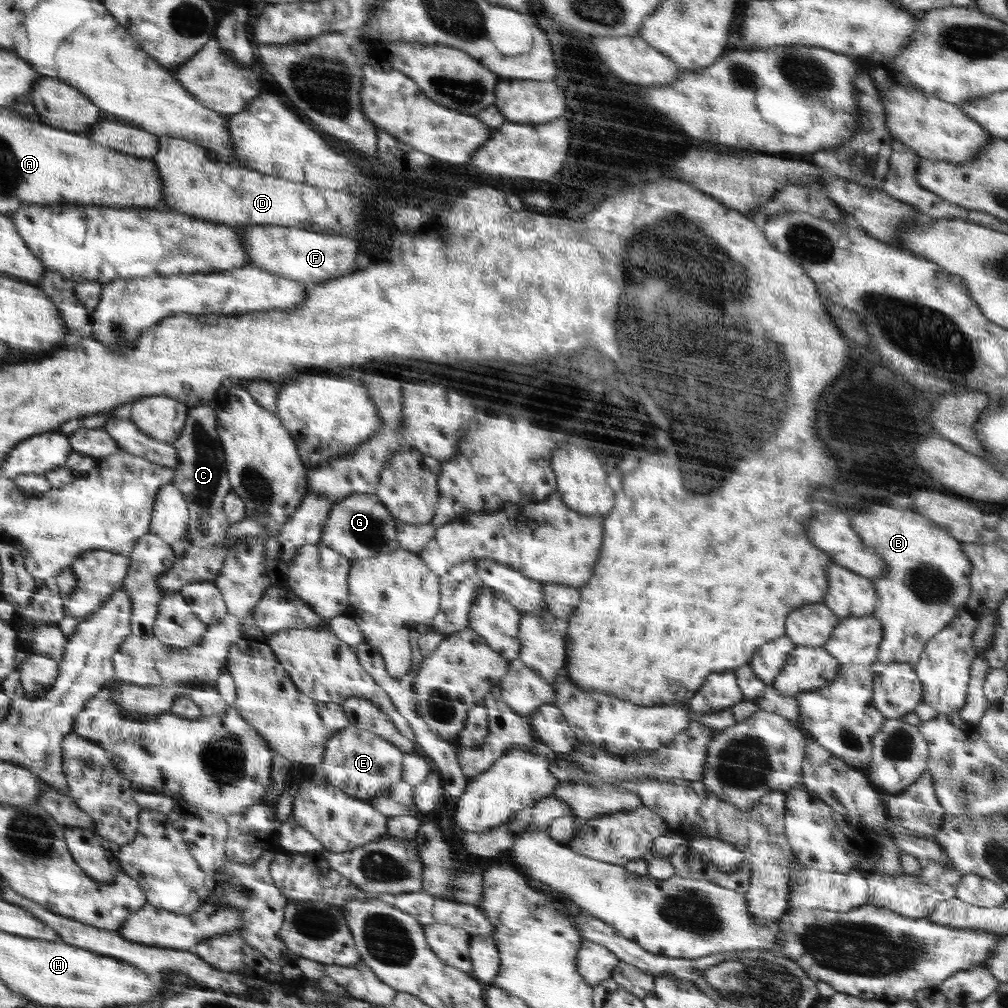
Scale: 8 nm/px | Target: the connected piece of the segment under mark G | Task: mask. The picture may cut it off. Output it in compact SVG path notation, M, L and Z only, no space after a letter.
M351 494L335 503L323 526L322 544L334 549L350 561L400 549L393 515L386 505L379 502L379 499L372 494Z

